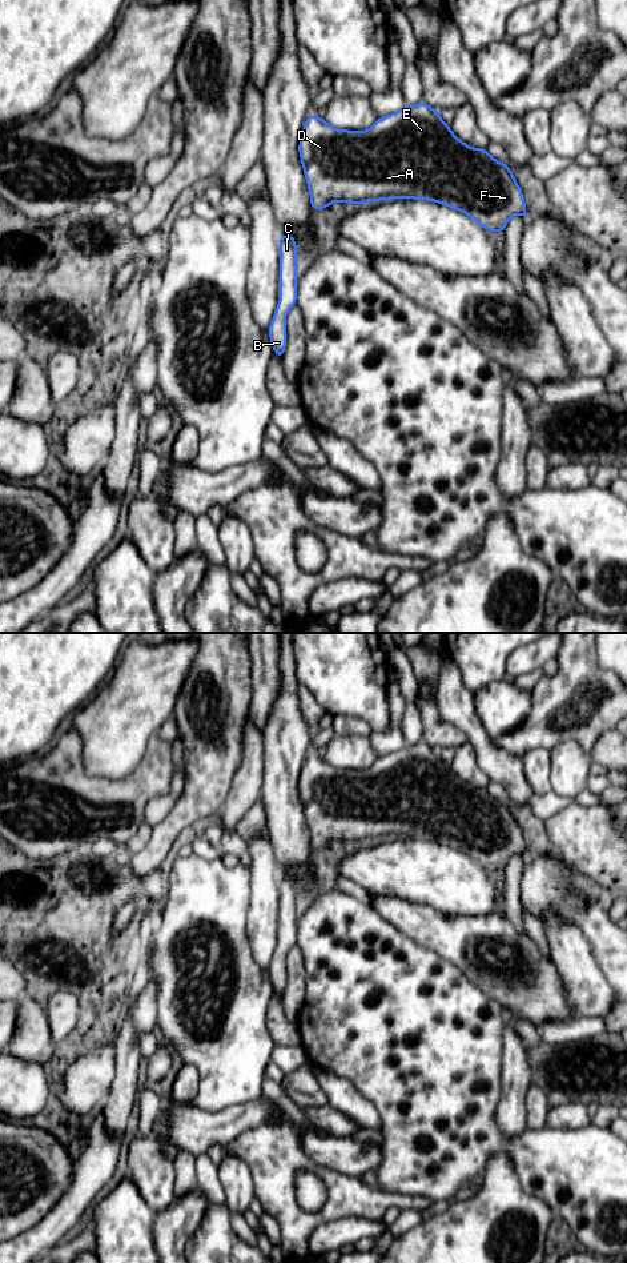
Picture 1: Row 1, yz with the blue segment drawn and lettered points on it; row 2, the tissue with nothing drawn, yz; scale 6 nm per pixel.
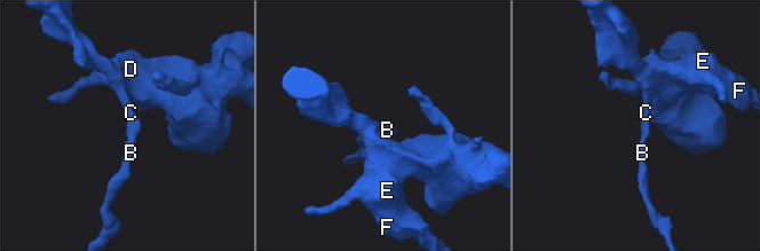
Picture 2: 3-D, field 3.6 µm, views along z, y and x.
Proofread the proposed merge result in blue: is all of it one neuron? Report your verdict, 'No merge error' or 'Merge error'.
No merge error

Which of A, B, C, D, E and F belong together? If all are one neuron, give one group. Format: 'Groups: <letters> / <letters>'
Groups: A B C D E F

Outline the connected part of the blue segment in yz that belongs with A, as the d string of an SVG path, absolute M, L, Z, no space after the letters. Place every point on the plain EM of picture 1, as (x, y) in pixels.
M423 739L415 745L406 745L398 751L377 758L374 765L366 770L337 769L331 766L329 762L326 762L323 757L309 754L306 755L306 761L302 766L301 778L298 783L298 793L301 797L304 814L306 817L312 849L323 849L331 845L334 841L363 845L367 841L381 841L390 838L427 839L463 851L474 862L479 863L482 867L485 867L489 871L503 871L509 859L515 854L527 857L523 831L518 825L509 805L491 797L485 787L473 787L465 783L461 778L458 778L453 773L450 765L446 765L443 762L439 750L429 746Z

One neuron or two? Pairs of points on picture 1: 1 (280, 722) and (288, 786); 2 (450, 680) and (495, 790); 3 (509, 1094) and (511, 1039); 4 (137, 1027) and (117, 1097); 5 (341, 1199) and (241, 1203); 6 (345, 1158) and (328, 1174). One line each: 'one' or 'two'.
1: one
2: two
3: one
4: one
5: two
6: two

